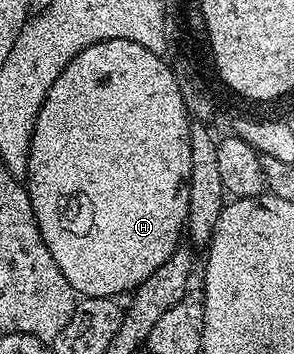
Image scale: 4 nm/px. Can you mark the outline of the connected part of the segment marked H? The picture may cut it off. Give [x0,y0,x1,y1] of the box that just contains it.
[26,38,192,298]

